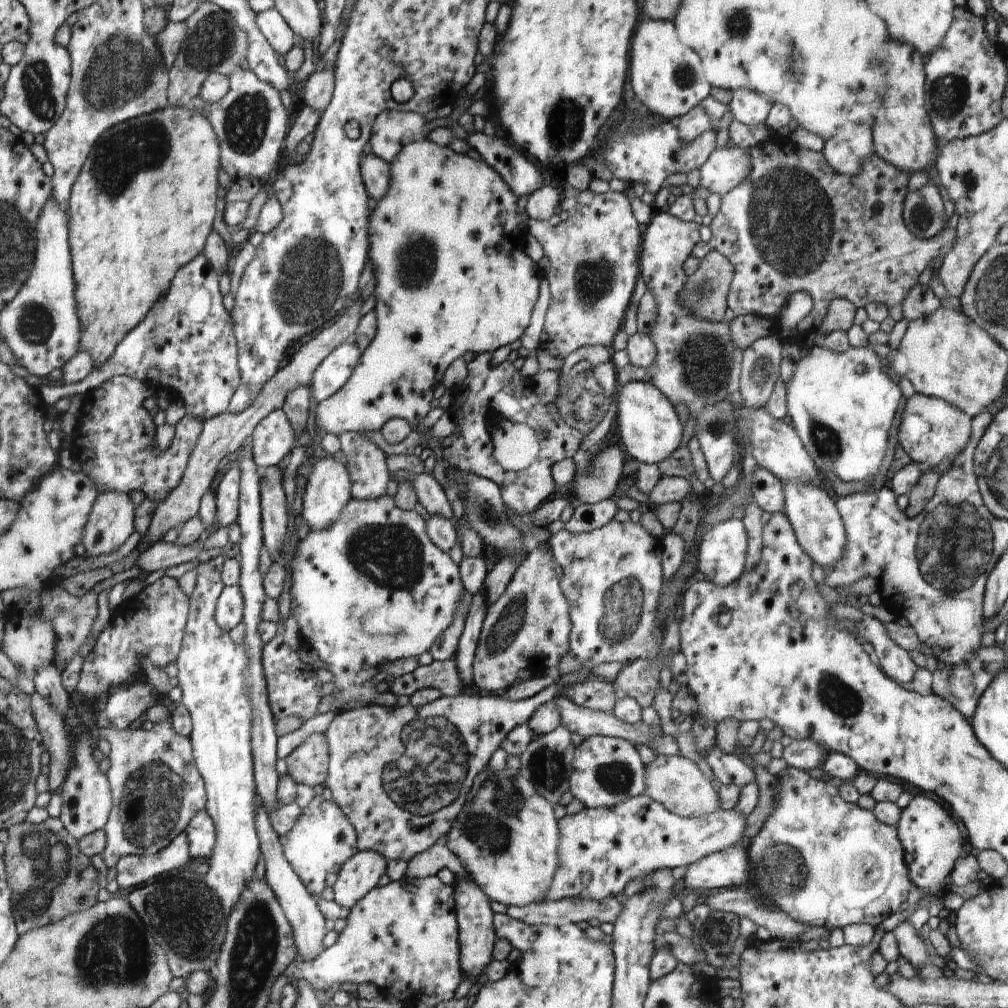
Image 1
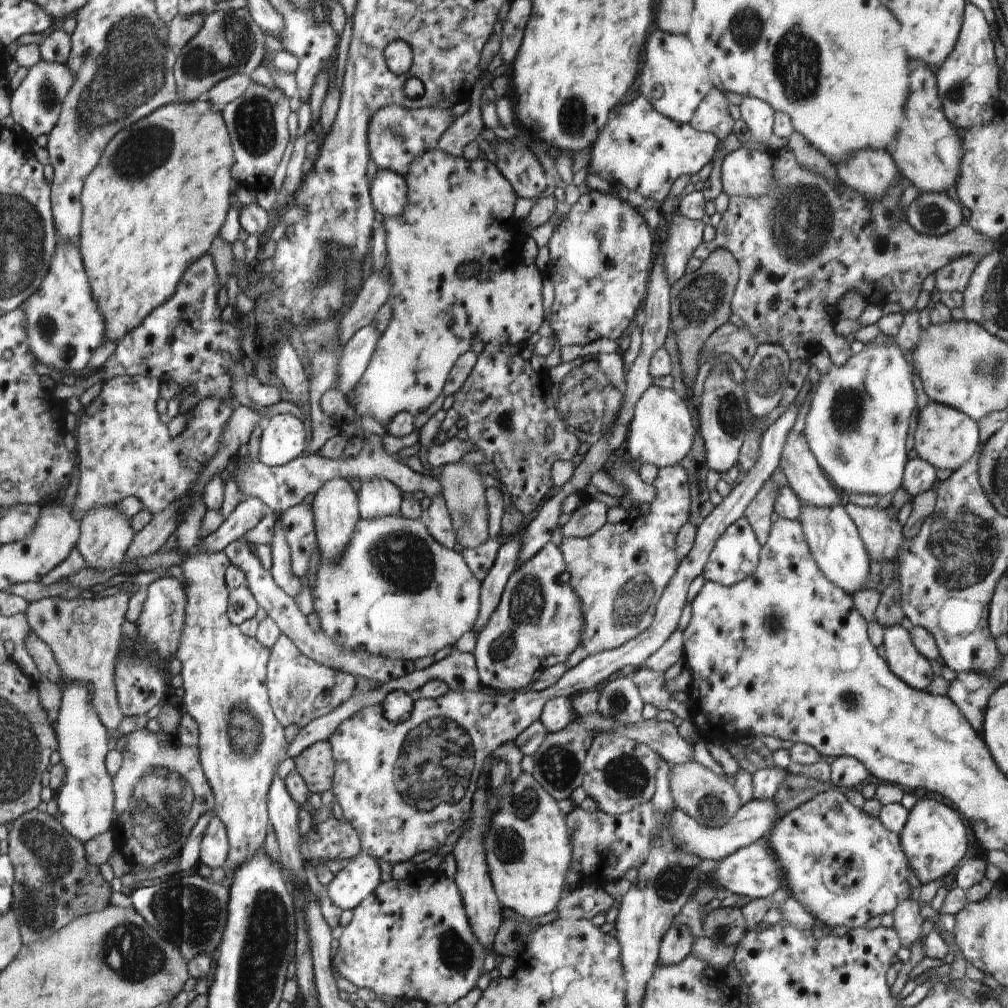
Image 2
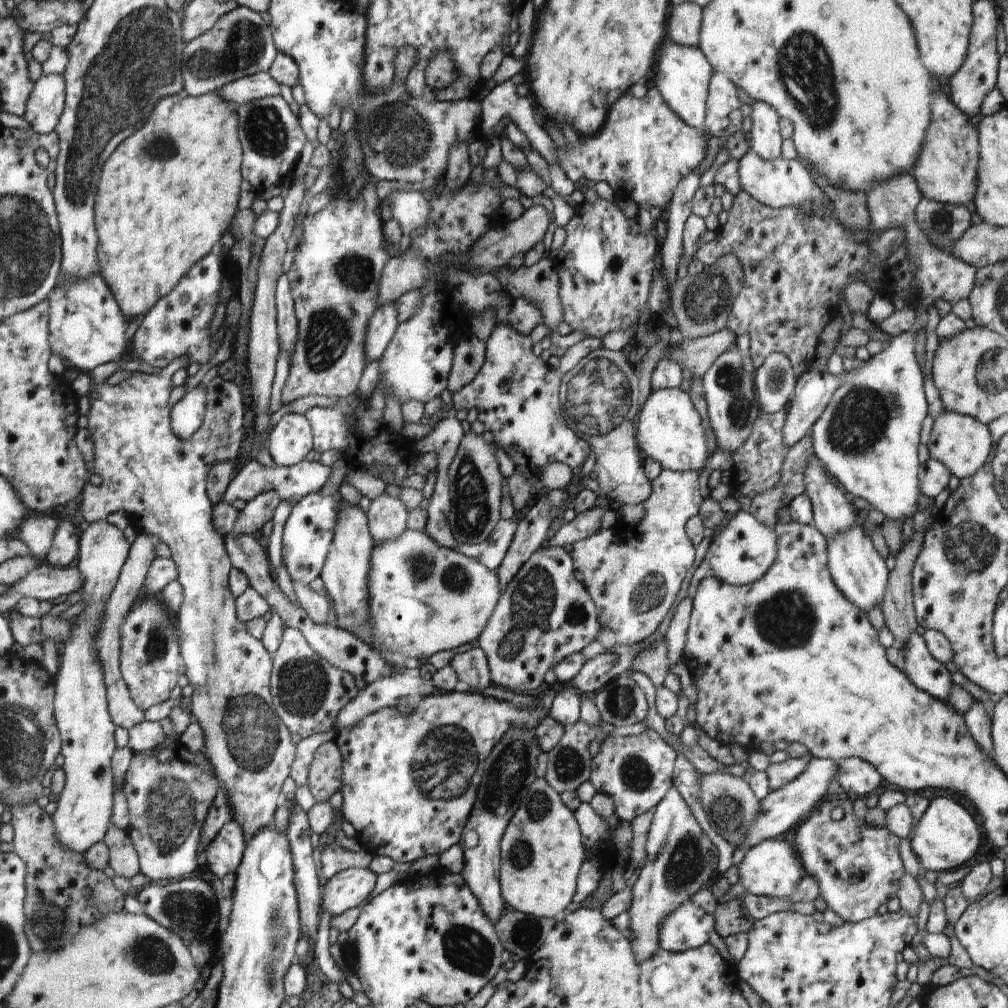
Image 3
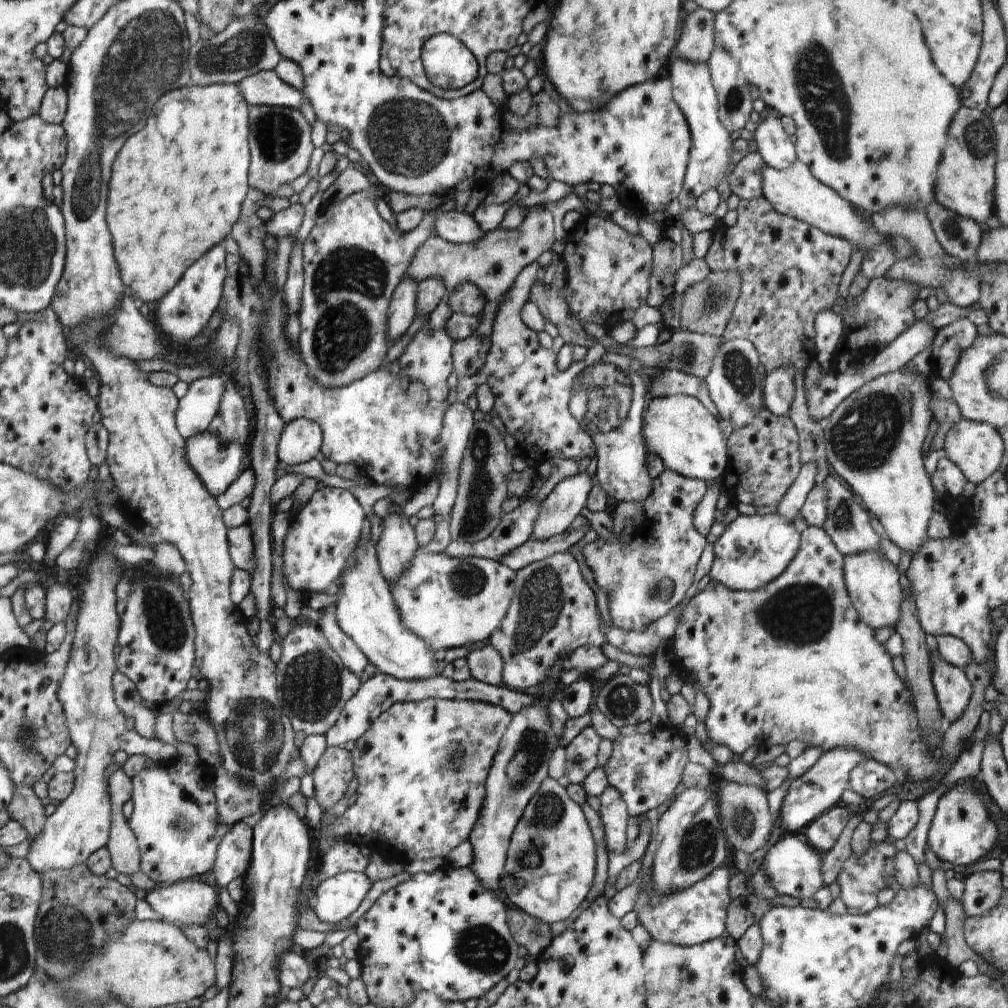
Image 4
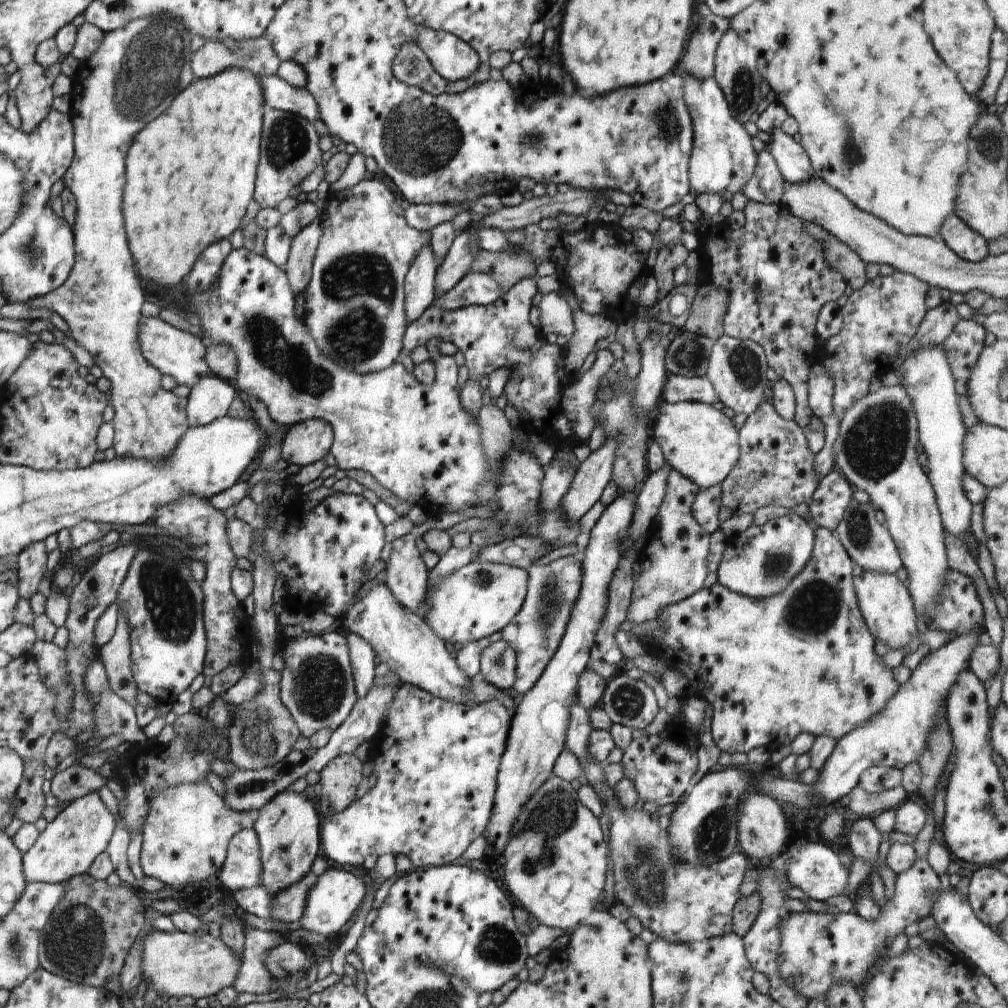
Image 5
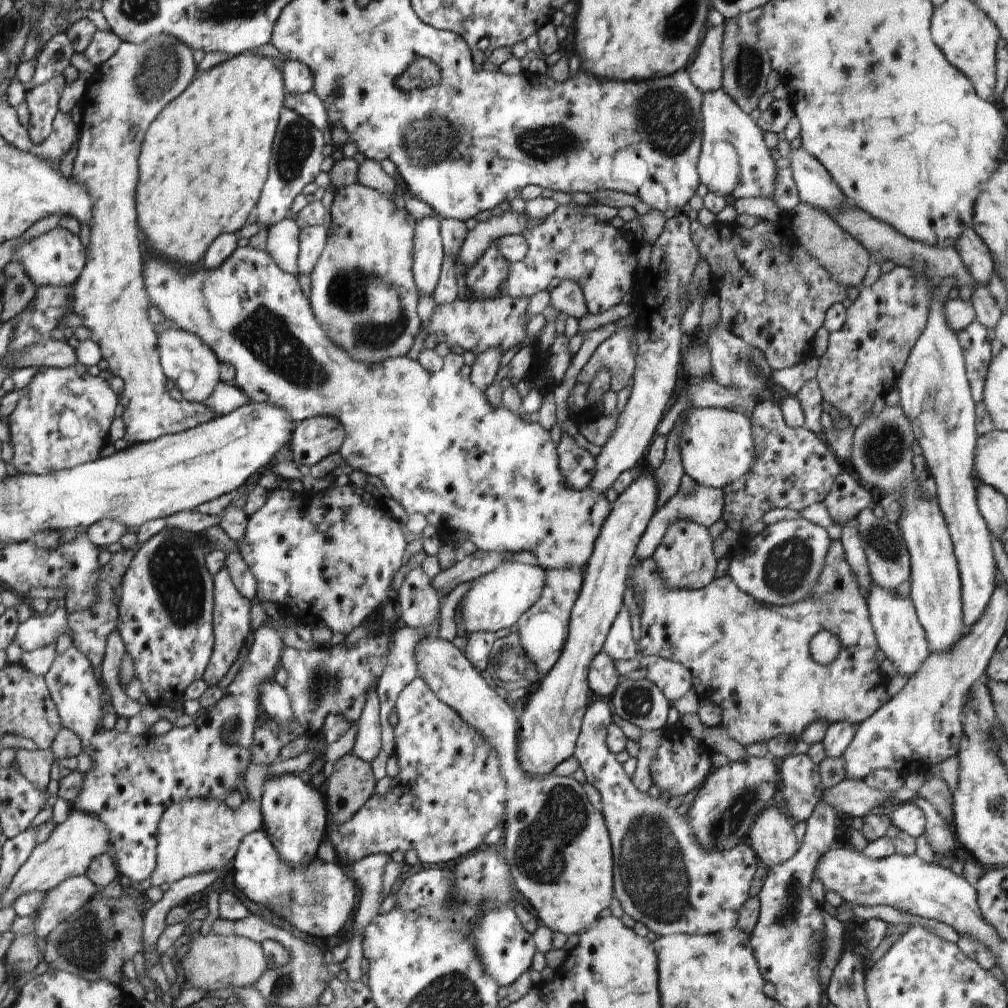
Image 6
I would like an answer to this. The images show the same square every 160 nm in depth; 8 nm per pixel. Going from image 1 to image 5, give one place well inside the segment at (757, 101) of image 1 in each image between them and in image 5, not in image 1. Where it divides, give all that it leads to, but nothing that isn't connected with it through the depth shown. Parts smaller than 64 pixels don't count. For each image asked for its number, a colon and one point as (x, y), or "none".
2: (758, 115)
3: (765, 140)
4: (773, 144)
5: (791, 159)

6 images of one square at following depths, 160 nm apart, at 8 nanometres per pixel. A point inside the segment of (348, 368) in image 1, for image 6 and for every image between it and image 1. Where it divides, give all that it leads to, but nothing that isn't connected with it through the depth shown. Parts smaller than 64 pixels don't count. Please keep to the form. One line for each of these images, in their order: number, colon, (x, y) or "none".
2: (357, 353)
3: (382, 324)
4: (402, 309)
5: (419, 286)
6: (428, 256)

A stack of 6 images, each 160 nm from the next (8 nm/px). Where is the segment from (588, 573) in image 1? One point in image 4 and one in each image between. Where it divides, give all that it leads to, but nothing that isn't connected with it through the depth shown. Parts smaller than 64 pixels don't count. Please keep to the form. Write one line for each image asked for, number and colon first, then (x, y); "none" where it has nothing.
2: (619, 575)
3: (635, 581)
4: (643, 581)

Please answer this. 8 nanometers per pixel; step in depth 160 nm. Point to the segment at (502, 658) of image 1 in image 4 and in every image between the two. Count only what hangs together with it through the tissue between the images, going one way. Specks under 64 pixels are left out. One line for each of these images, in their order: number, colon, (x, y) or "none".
2: (539, 622)
3: (544, 615)
4: (553, 612)

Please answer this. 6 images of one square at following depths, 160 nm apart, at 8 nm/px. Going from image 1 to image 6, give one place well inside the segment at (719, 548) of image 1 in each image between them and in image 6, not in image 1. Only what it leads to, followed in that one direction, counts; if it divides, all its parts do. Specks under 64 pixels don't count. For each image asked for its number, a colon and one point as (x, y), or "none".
2: (737, 554)
3: (742, 551)
4: (754, 549)
5: (762, 560)
6: (782, 563)

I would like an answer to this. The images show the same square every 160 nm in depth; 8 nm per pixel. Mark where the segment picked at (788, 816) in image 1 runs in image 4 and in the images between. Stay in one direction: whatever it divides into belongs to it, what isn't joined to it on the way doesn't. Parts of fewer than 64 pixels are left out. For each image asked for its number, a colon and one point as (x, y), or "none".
2: (843, 866)
3: (857, 867)
4: (860, 878)

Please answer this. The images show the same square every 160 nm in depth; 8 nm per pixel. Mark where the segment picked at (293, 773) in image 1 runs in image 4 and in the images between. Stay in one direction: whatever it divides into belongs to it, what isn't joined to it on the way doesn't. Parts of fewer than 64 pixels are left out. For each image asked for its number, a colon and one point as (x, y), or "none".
2: (316, 764)
3: (325, 775)
4: (333, 772)

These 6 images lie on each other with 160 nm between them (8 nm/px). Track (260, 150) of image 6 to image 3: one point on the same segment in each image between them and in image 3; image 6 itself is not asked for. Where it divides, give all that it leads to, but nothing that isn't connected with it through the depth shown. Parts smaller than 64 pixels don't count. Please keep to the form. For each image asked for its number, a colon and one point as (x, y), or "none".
3: (163, 204)
4: (197, 154)
5: (199, 160)

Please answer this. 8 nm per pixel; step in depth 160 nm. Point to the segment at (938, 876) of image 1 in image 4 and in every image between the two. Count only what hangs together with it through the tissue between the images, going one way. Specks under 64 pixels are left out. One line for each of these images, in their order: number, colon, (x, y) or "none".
2: (934, 840)
3: (946, 836)
4: (961, 832)

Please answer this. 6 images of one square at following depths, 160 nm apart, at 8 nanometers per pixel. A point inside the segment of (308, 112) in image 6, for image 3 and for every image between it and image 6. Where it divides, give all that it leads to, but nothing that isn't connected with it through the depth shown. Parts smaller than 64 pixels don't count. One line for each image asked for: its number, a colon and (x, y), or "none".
3: (251, 87)
4: (263, 88)
5: (278, 94)

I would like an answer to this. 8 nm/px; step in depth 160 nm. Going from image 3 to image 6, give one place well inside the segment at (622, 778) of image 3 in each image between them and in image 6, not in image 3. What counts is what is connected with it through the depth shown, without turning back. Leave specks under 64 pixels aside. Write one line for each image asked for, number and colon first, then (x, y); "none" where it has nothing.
4: (646, 769)
5: (660, 769)
6: (678, 767)

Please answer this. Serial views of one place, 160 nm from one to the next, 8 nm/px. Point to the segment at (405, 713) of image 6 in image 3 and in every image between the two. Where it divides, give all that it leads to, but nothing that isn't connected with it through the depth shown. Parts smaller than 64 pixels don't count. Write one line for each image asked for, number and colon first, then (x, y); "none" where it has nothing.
3: (409, 783)
4: (421, 766)
5: (435, 761)

